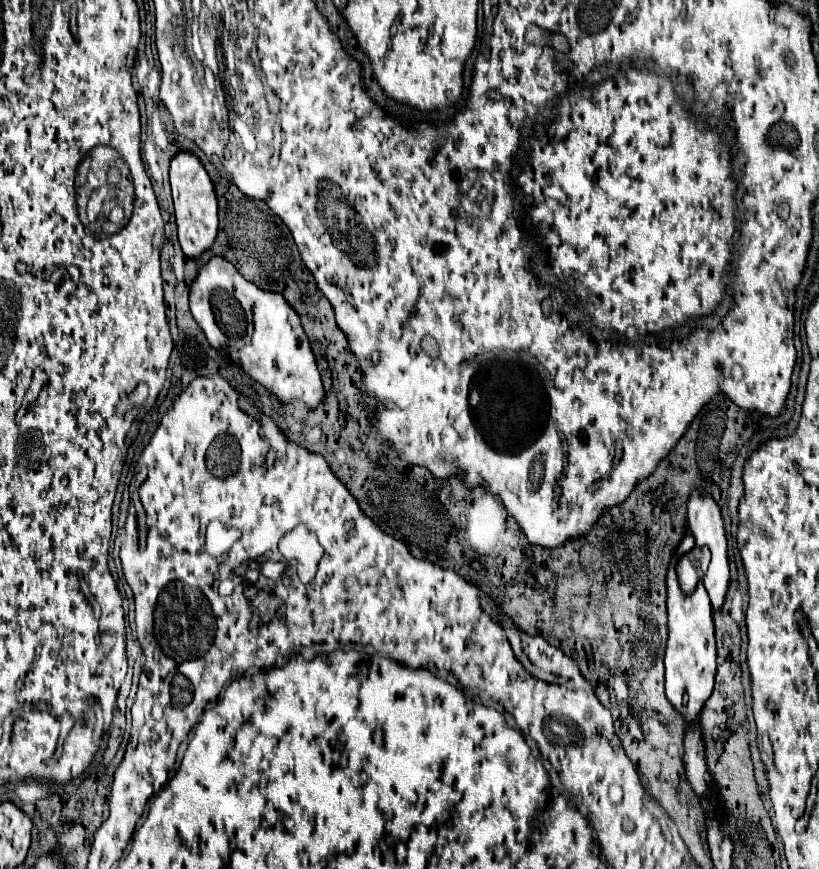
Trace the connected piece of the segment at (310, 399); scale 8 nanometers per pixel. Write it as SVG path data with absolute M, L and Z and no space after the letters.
M213 256L193 278L189 304L209 344L213 348L235 348L237 362L241 358L241 368L279 400L301 400L307 408L317 408L323 402L325 390L309 340L301 328L297 312L279 292L257 288L243 278L233 262Z

